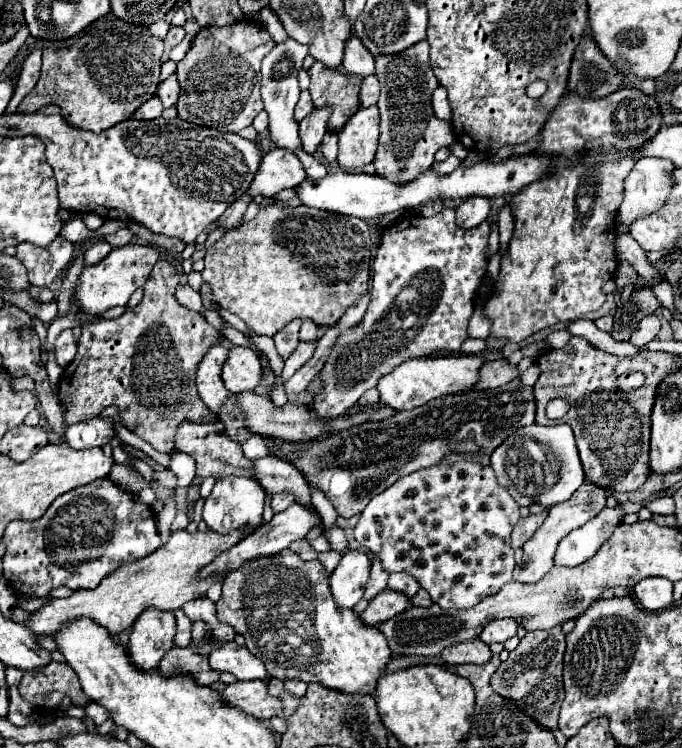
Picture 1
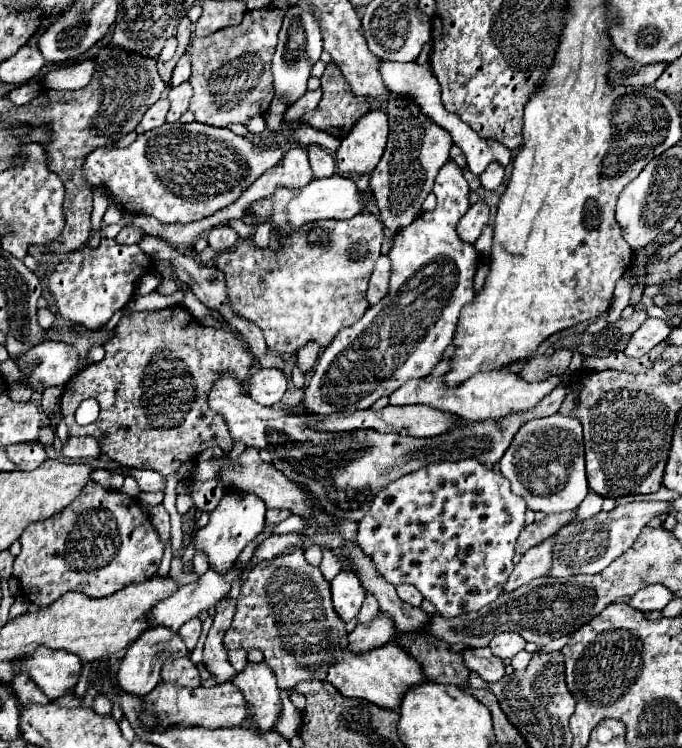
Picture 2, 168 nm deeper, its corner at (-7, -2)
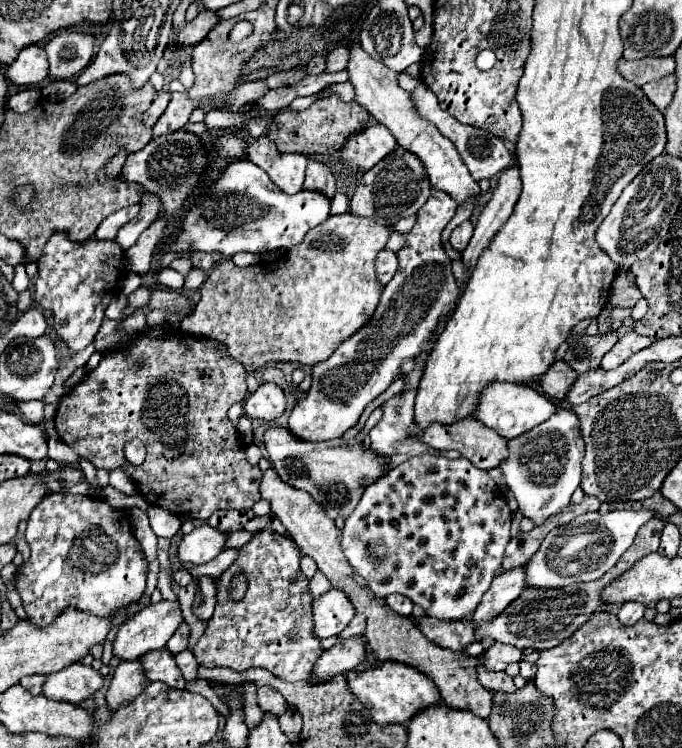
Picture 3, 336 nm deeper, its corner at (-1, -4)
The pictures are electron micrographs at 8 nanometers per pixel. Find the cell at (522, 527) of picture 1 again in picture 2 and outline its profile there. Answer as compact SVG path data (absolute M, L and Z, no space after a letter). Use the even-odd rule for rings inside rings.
M567 511L567 513L555 513L555 515L547 515L543 521L535 521L531 525L527 525L519 539L517 539L517 547L515 551L519 555L523 555L527 549L539 545L543 539L551 537L557 529L561 529L567 521L571 521L575 517L575 511Z

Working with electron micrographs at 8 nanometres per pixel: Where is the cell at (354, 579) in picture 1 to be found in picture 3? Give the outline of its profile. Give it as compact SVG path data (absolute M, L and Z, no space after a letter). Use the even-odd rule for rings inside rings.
M331 589L313 601L313 633L319 639L339 635L353 615L355 611L347 595L339 589Z

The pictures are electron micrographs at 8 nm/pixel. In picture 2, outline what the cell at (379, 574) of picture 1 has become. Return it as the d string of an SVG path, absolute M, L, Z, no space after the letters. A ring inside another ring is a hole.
M367 593L365 601L363 601L363 607L361 607L359 615L357 615L359 623L365 623L365 621L373 619L377 613L379 613L379 605L377 605L377 599L375 599L371 593Z

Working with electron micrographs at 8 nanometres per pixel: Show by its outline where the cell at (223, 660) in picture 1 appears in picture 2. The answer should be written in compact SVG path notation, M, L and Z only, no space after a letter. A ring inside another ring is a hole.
M247 661L245 669L233 677L233 683L239 689L243 689L243 695L247 697L251 719L255 721L253 727L261 731L273 729L275 719L281 711L281 701L279 701L279 687L269 665L265 661L261 663Z

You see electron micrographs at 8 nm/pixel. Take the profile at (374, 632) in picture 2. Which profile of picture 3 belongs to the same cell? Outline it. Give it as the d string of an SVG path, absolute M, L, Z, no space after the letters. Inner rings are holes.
M363 637L339 641L331 649L323 651L323 655L313 665L311 677L307 681L309 683L325 683L325 681L331 681L339 673L353 671L357 667L357 663L361 663L365 651L367 651L367 643Z

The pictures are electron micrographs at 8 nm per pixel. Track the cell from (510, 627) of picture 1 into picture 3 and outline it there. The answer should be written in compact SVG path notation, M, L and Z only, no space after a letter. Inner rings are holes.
M495 643L493 647L489 647L483 655L483 667L487 671L505 671L505 667L509 663L517 663L523 659L521 649L517 647L509 647L503 643Z

